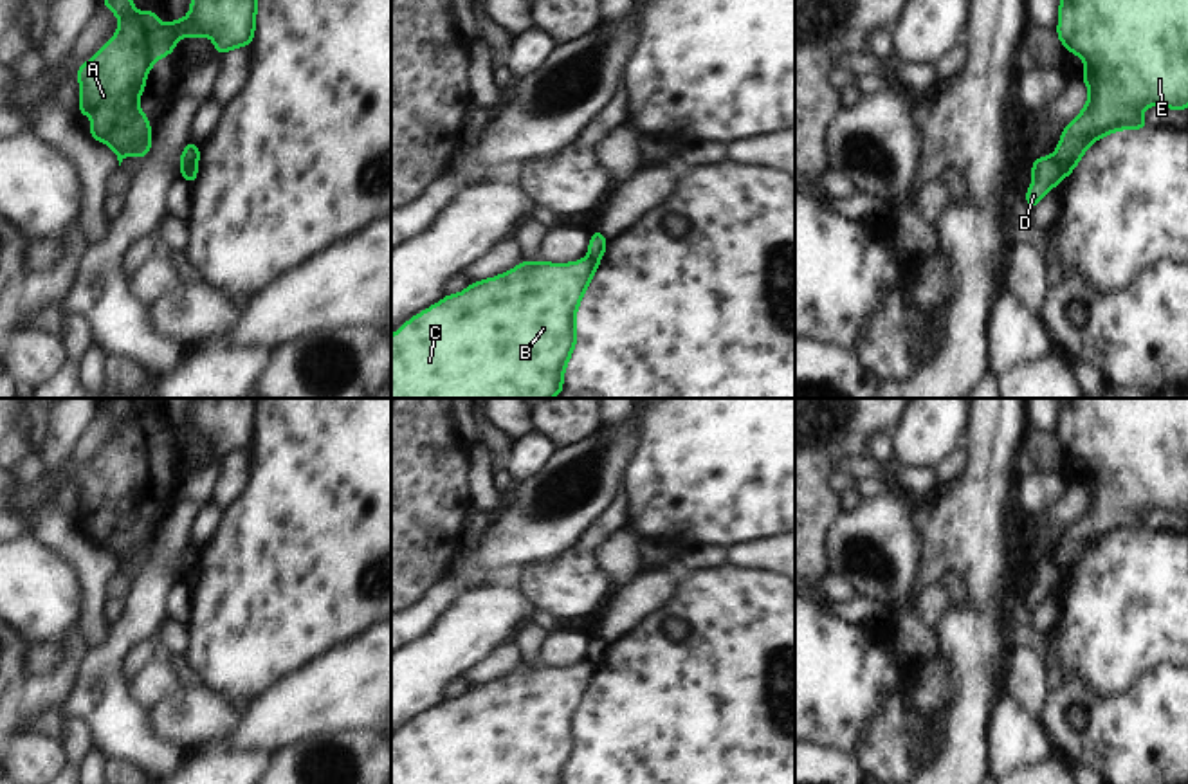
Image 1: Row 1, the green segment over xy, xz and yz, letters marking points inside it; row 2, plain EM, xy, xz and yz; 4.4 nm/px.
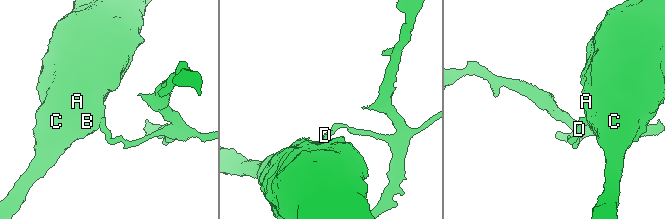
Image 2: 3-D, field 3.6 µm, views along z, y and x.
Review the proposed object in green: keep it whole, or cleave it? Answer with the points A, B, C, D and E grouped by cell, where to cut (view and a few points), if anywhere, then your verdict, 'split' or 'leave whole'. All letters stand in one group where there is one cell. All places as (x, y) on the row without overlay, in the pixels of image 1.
A B C E / D | yz (1051, 561), (1064, 579) | split

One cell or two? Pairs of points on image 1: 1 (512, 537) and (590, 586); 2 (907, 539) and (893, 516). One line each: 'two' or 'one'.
1: two
2: one

